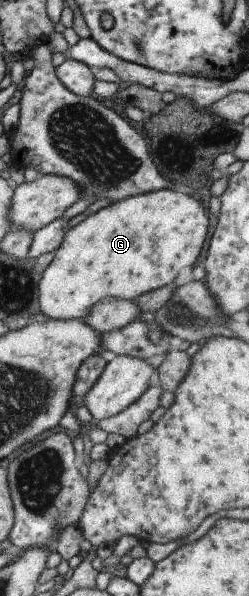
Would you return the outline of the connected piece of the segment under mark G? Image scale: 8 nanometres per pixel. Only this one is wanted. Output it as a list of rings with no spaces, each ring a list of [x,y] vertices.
[[[171,187],[108,204],[63,234],[58,248],[52,252],[52,260],[41,272],[38,281],[38,310],[54,320],[82,320],[94,304],[116,296],[112,292],[120,292],[117,298],[133,301],[140,294],[154,288],[172,286],[178,270],[194,267],[206,240],[206,230],[208,219],[202,205],[190,193],[185,195]]]

